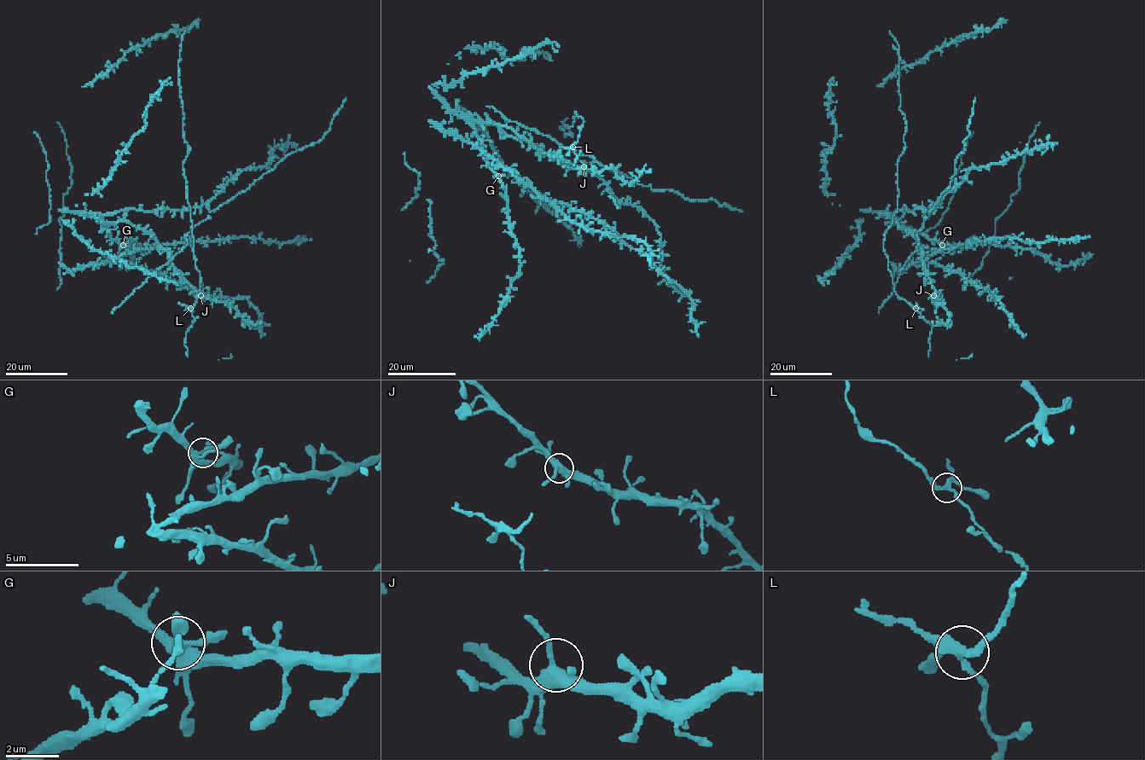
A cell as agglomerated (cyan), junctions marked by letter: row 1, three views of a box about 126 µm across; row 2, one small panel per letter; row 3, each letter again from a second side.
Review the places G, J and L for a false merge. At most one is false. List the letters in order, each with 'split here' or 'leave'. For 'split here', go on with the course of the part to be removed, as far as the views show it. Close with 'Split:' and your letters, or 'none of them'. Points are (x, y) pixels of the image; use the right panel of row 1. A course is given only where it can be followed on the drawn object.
G: leave
J: leave
L: split here
Split: L

